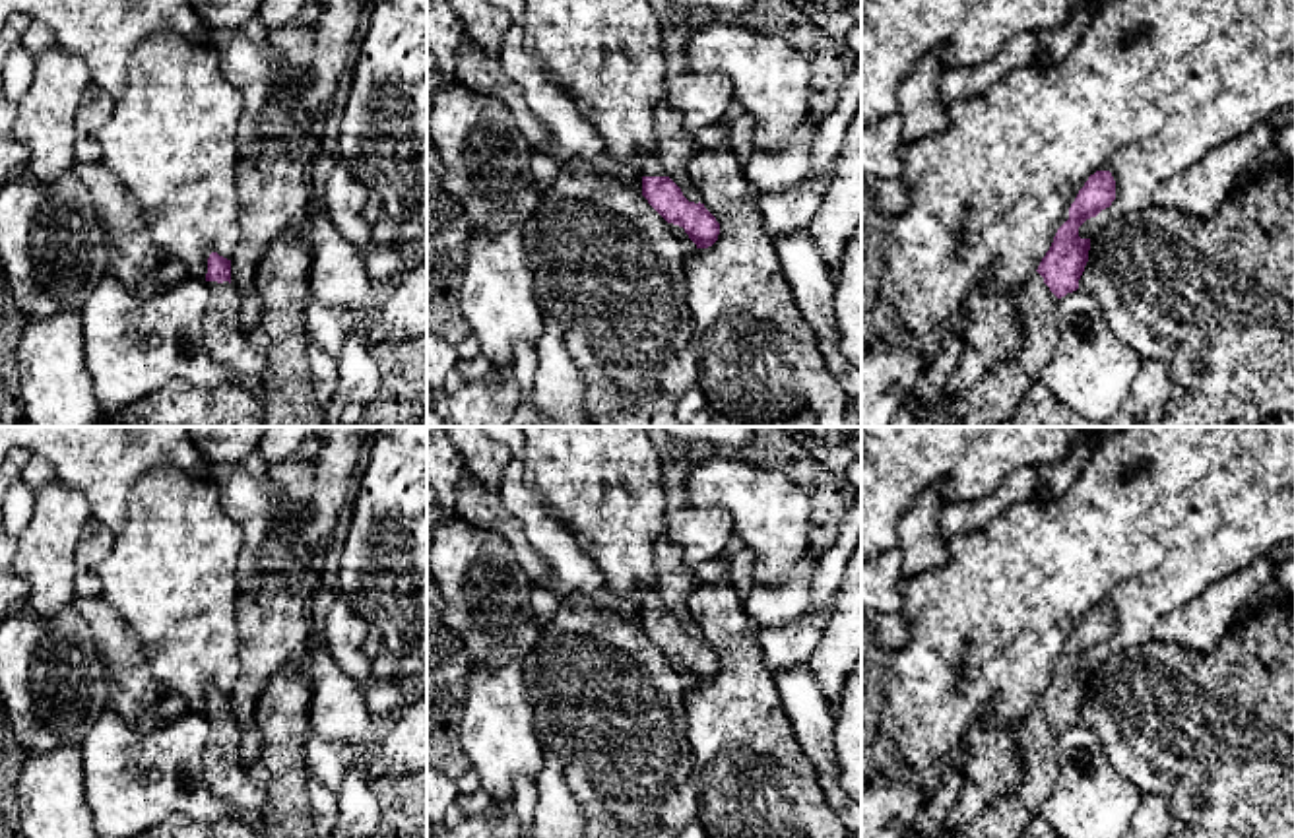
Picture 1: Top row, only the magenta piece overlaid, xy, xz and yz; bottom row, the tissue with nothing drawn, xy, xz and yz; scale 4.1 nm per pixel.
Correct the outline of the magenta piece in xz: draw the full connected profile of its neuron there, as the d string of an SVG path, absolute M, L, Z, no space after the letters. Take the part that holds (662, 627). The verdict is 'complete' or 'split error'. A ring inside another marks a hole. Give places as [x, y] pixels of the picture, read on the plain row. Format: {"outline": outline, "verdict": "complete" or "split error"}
{"outline": "M644 586L640 596L642 630L667 656L685 663L696 683L708 683L718 675L720 658L704 638L689 636L681 623L665 609L654 586Z", "verdict": "split error"}

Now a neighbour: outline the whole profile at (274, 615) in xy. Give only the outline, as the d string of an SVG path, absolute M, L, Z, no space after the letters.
M291 456L266 462L274 485L283 493L283 508L277 510L256 563L256 584L239 596L239 661L241 673L231 689L231 718L241 733L241 758L254 764L262 755L262 735L256 727L256 704L270 679L283 667L301 665L308 652L312 628L310 586L295 580L295 572L322 572L320 557L312 555L301 541L299 532L310 516L314 460Z

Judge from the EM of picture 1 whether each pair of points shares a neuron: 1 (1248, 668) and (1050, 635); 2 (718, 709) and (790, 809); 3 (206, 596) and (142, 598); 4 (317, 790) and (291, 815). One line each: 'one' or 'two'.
1: two
2: one
3: one
4: two

